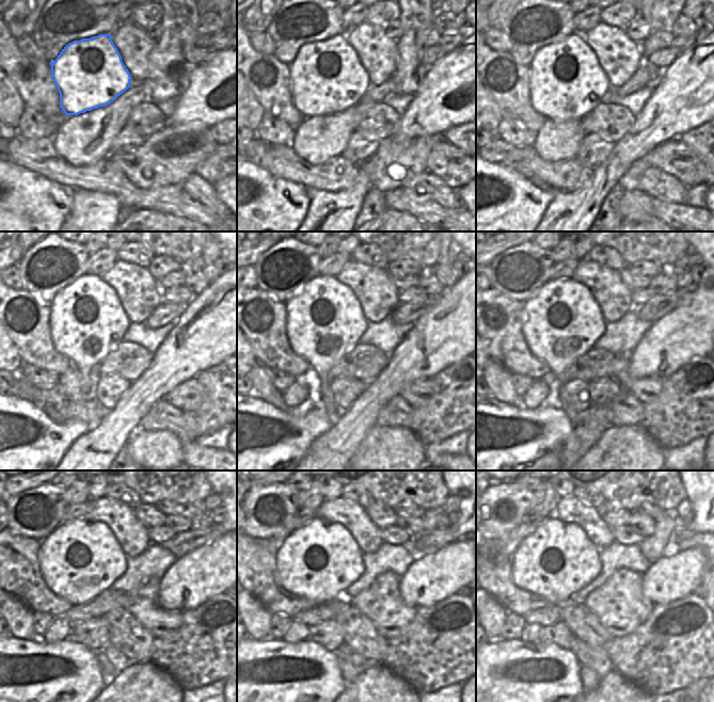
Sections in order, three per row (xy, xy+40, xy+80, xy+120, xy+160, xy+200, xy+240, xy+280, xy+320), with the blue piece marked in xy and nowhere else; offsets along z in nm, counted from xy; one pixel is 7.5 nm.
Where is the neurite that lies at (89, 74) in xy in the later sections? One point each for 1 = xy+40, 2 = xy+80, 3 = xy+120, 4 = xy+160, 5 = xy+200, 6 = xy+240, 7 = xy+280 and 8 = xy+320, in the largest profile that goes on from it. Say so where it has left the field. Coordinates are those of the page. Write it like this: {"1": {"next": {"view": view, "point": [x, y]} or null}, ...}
{"1": {"next": {"view": "xy+40", "point": [327, 77]}}, "2": {"next": {"view": "xy+80", "point": [567, 82]}}, "3": {"next": {"view": "xy+120", "point": [86, 320]}}, "4": {"next": {"view": "xy+160", "point": [324, 321]}}, "5": {"next": {"view": "xy+200", "point": [561, 321]}}, "6": {"next": {"view": "xy+240", "point": [79, 560]}}, "7": {"next": {"view": "xy+280", "point": [318, 560]}}, "8": {"next": {"view": "xy+320", "point": [556, 560]}}}

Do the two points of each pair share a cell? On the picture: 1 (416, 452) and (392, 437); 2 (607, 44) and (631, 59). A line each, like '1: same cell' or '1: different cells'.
1: same cell
2: same cell

